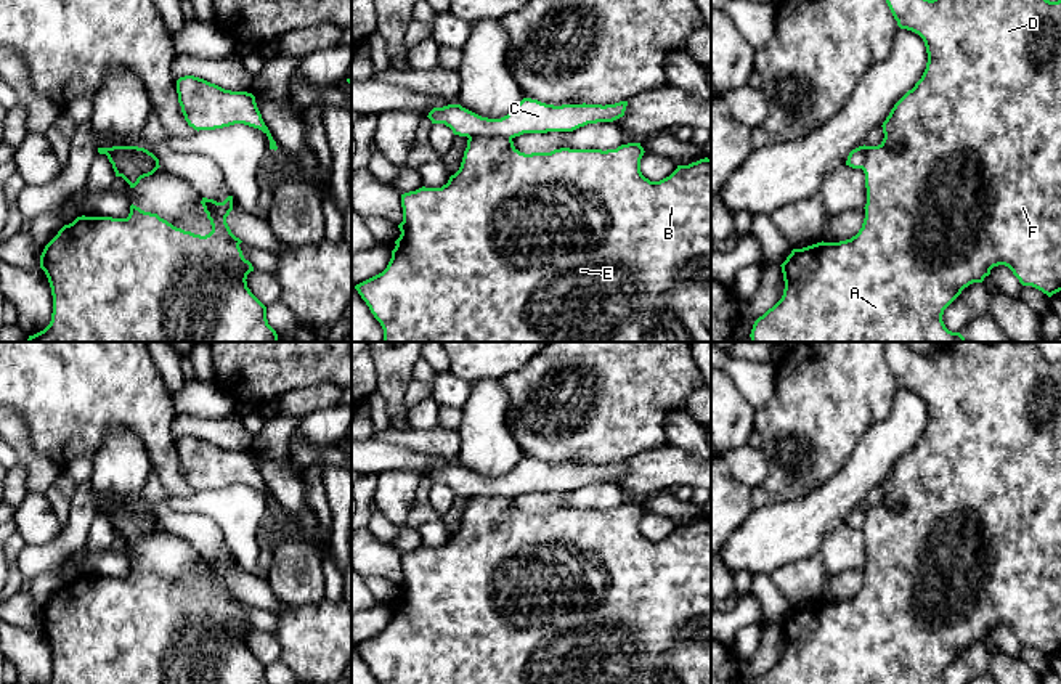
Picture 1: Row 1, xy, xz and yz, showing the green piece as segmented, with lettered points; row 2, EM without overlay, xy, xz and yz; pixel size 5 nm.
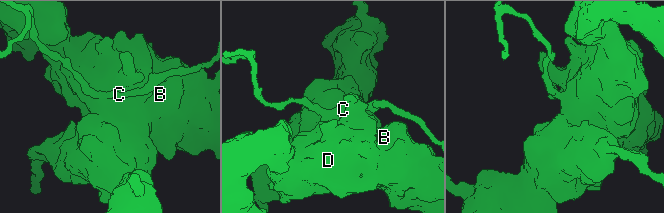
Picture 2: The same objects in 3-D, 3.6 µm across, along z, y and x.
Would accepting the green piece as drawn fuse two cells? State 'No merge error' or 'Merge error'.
Merge error

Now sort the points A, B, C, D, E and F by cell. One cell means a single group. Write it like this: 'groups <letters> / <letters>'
groups A B D E F / C

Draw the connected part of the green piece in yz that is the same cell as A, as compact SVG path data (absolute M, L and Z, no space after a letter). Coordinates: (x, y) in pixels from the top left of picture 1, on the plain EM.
M884 342L884 360L897 385L923 398L926 429L883 482L883 501L865 509L862 530L867 564L859 592L839 602L822 601L793 609L780 625L785 641L782 658L754 684L944 684L944 670L961 650L982 642L998 625L1008 626L1022 645L1032 645L1048 657L1061 650L1061 360L1047 360L1031 342L944 342L933 360L904 342Z

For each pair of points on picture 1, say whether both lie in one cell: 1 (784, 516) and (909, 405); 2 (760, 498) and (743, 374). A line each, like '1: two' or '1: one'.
1: one
2: two

